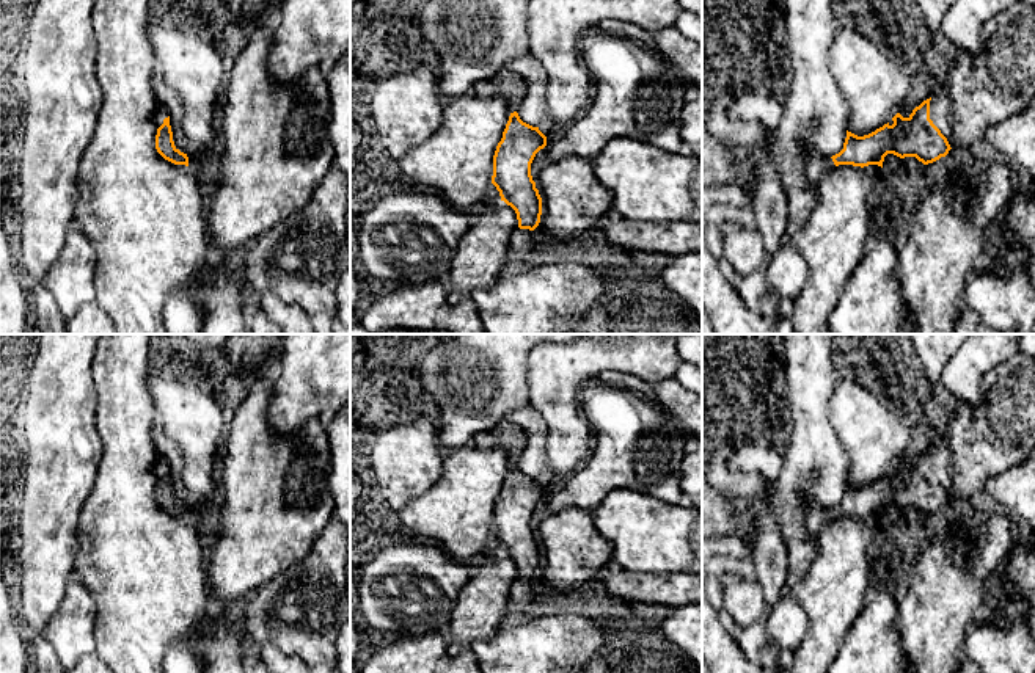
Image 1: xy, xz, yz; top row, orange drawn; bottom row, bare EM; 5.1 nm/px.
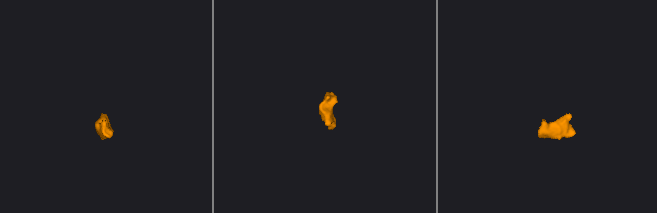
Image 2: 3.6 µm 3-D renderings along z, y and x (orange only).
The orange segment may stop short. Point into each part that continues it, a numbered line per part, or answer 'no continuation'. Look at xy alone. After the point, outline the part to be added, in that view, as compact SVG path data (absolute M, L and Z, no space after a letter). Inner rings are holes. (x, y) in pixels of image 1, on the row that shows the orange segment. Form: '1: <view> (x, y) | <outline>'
1: xy (160, 113) | M159 104L155 111L154 111L154 124L155 124L155 127L159 129L163 124L163 119L168 118L168 116L170 116L168 110L162 104Z

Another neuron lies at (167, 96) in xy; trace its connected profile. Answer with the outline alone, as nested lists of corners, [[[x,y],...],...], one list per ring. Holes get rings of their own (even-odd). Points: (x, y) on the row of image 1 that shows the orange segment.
[[[159,77],[154,78],[152,86],[159,104],[168,110],[174,146],[188,157],[188,166],[195,176],[203,168],[203,152],[201,147],[192,144],[182,132],[182,100],[177,93]]]

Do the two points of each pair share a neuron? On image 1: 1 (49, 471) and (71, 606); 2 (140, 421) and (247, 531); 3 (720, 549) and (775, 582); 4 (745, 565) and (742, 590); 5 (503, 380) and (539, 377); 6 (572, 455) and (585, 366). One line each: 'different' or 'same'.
1: different
2: different
3: different
4: different
5: different
6: same

